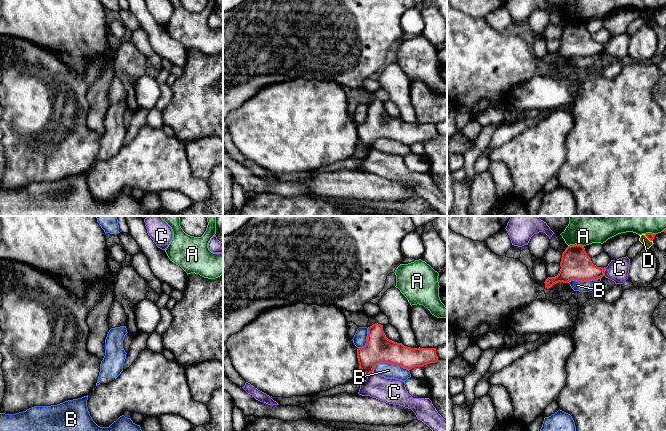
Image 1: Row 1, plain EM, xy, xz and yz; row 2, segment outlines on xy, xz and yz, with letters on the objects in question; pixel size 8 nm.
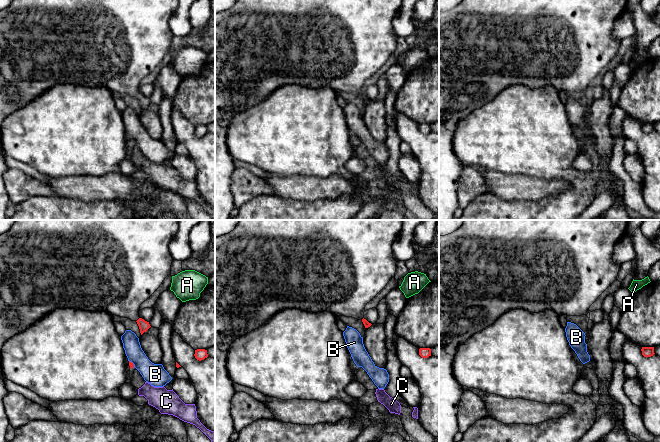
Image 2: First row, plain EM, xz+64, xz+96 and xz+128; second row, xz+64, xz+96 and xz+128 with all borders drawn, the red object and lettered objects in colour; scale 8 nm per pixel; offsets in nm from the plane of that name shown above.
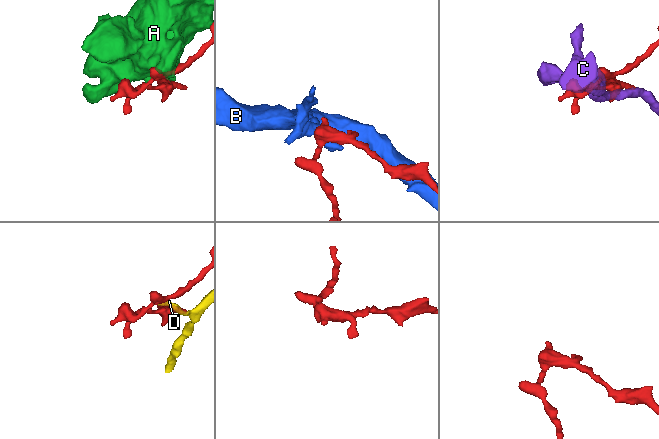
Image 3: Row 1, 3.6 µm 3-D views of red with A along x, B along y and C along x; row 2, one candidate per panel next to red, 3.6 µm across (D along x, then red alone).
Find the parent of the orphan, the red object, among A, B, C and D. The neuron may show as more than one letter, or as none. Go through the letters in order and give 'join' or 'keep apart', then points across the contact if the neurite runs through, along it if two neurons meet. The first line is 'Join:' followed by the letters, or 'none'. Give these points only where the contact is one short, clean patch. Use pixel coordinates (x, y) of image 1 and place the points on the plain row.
Join: none
A: keep apart
B: keep apart
C: keep apart
D: keep apart

